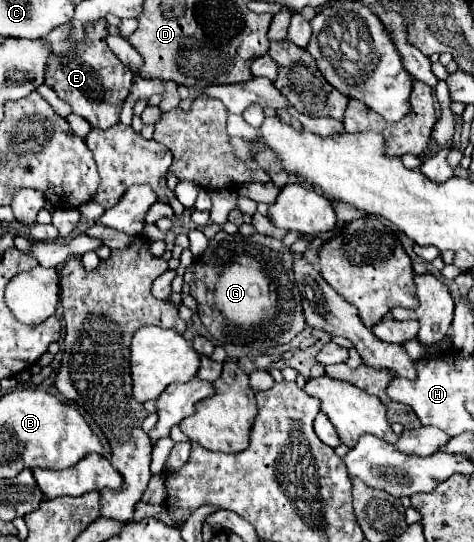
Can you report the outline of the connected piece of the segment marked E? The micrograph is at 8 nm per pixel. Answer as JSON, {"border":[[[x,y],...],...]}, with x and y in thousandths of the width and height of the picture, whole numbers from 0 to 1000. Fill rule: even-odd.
{"border":[[[219,35],[181,42],[181,68],[169,79],[148,79],[148,50],[148,42],[127,46],[89,68],[89,76],[97,76],[110,94],[93,153],[110,161],[122,172],[122,179],[139,186],[152,197],[152,205],[177,216],[198,238],[232,238],[253,223],[249,212],[270,179],[283,138],[249,113],[249,105],[224,83],[228,42]]]}

